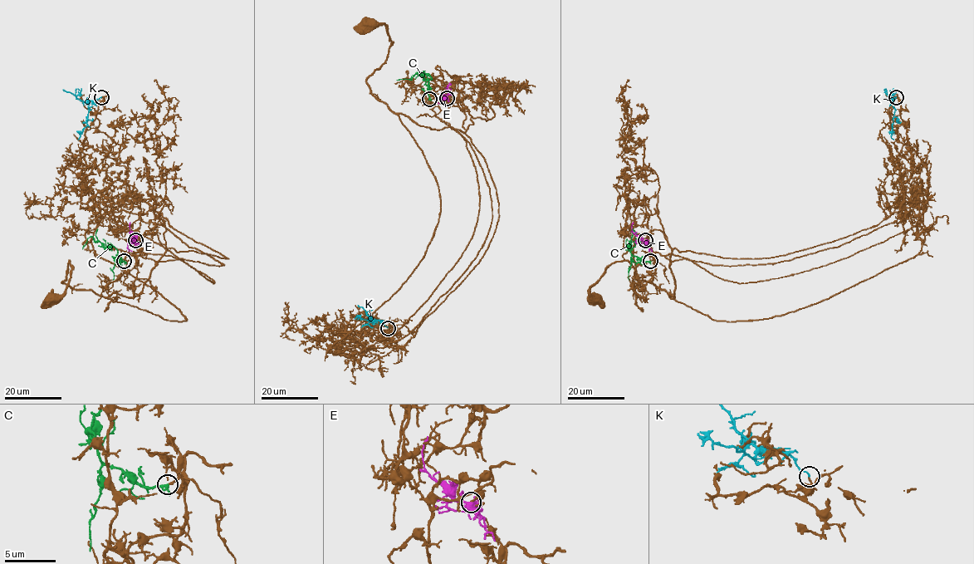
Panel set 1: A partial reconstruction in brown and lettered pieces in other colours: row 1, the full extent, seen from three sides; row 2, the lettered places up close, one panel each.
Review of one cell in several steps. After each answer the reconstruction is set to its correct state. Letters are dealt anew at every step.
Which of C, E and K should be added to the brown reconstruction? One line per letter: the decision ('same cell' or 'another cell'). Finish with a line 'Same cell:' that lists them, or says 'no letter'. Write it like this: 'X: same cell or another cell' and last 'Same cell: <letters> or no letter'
C: same cell
E: another cell
K: another cell
Same cell: C

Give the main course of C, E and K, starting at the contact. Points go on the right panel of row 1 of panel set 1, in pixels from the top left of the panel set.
C: (649, 261), (643, 262), (631, 253), (628, 247), (629, 242), (635, 242), (639, 236), (643, 249)
E: (644, 240), (639, 239), (633, 232), (633, 222)
K: (896, 97), (892, 100), (895, 112), (891, 137), (893, 139)

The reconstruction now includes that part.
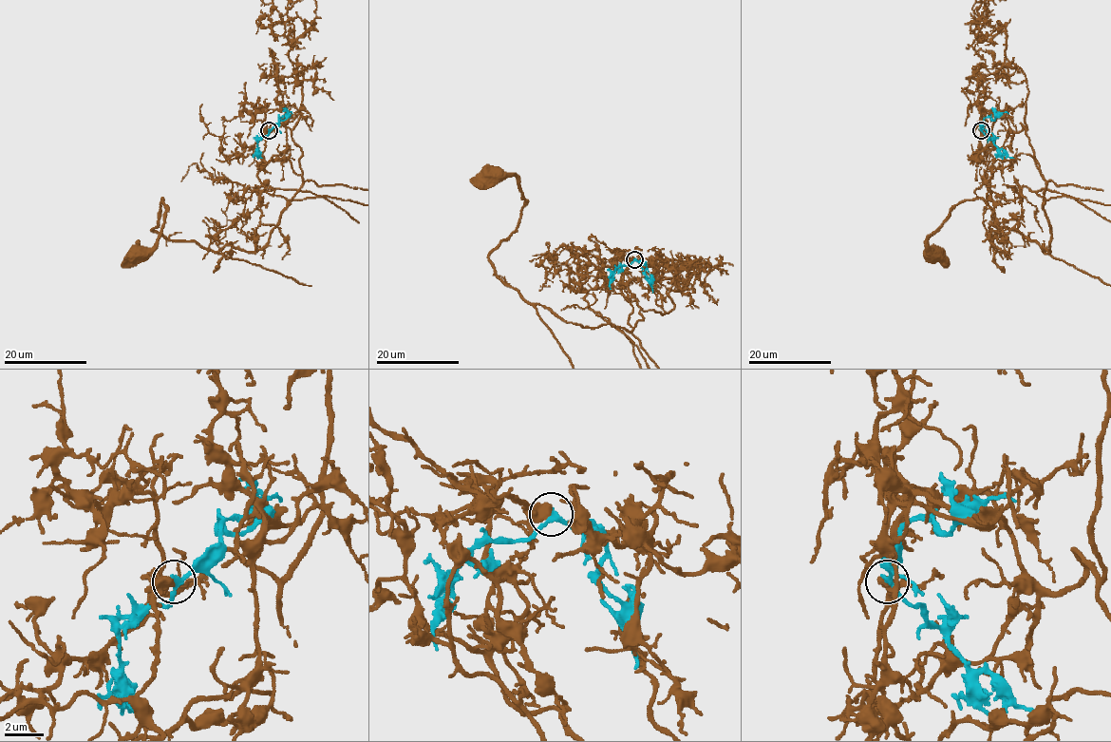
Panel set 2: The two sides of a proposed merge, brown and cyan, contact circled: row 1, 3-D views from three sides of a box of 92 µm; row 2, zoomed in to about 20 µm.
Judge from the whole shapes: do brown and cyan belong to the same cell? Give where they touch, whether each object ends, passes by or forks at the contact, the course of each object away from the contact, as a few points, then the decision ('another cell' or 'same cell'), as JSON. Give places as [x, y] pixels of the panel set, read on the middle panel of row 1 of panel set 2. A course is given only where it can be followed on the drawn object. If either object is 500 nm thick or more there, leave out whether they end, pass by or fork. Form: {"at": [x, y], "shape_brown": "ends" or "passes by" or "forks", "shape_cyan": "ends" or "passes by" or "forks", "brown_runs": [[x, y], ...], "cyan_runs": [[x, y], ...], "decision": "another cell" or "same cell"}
{"at": [634, 259], "brown_runs": [[634, 259], [611, 262], [631, 331], [527, 303], [488, 254], [525, 204], [517, 178], [492, 179]], "cyan_runs": [[634, 259], [616, 268], [611, 289]], "decision": "another cell"}

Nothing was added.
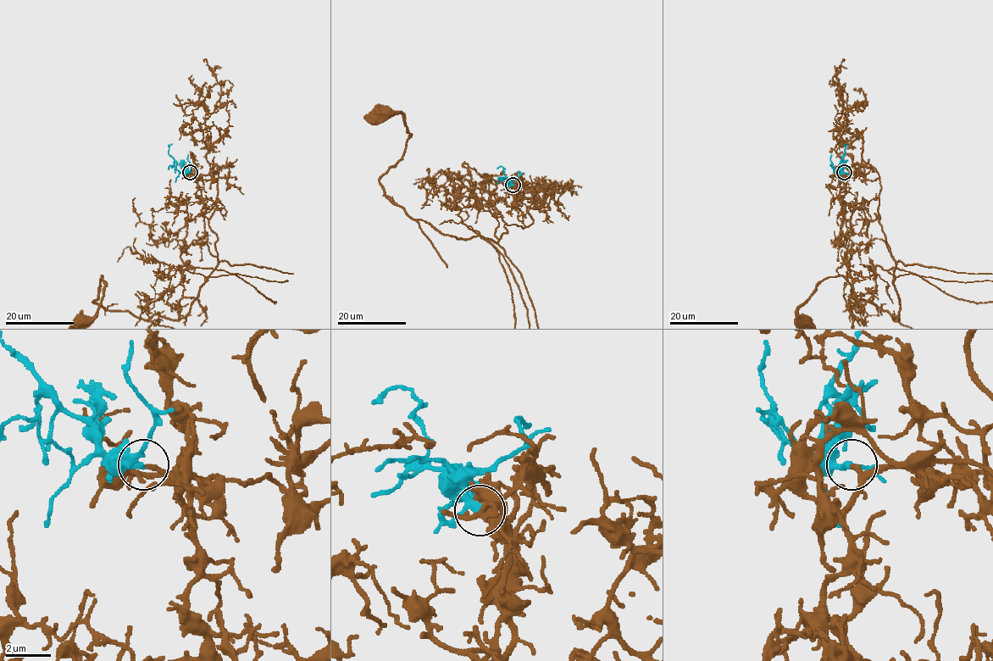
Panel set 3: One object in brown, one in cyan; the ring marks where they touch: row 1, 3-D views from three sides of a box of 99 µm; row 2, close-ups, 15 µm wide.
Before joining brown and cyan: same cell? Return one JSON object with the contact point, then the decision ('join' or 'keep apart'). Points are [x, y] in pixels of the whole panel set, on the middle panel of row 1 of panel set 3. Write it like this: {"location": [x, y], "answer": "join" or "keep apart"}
{"location": [513, 185], "answer": "join"}

